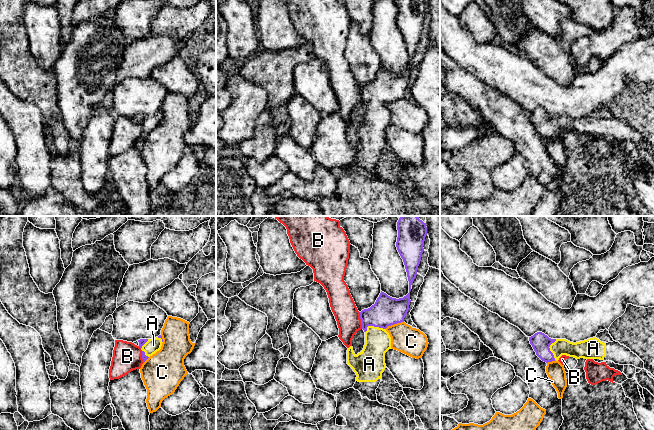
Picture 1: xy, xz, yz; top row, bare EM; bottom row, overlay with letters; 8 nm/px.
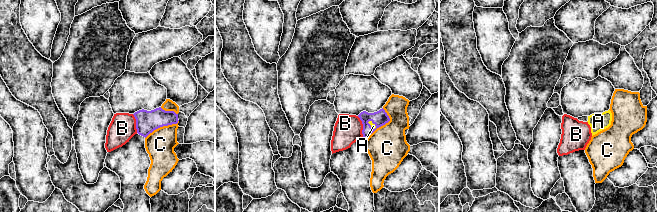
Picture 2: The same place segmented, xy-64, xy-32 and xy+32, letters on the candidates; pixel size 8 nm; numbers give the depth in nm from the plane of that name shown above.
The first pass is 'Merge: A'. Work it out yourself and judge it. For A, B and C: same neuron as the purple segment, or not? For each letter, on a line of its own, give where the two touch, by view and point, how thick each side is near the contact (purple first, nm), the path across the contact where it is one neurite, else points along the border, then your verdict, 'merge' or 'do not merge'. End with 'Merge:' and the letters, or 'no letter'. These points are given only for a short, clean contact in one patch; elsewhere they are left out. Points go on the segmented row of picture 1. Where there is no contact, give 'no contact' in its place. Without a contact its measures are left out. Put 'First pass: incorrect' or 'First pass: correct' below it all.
A: meets purple in xz at (373, 325); 240 nm thick on the purple side, 200 nm on the other; runs through xz (387, 311), (373, 325), (377, 340); merge
B: meets purple in xz at (361, 320); 240 nm thick on the purple side, 190 nm on the other; border along xz (359, 312), (362, 328); do not merge
C: meets purple in xz at (394, 323); 240 nm thick on the purple side, 220 nm on the other; border along xz (403, 321), (391, 324), (385, 328); do not merge
Merge: A
First pass: correct

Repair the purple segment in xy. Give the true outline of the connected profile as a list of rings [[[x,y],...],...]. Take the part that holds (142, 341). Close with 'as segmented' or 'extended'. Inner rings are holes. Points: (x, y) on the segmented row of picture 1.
[[[159,335],[158,337],[152,339],[140,339],[138,342],[139,347],[142,350],[142,359],[144,363],[150,356],[161,349],[163,339],[162,336]]] | extended

